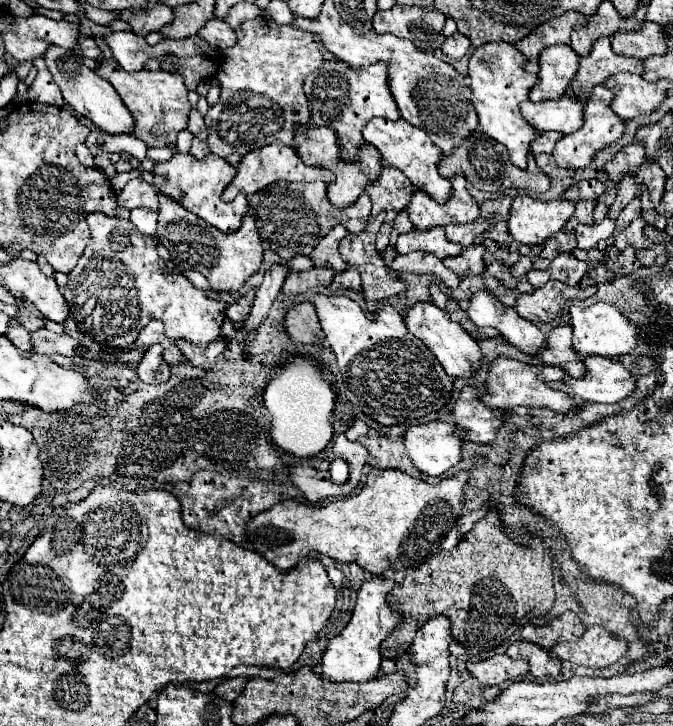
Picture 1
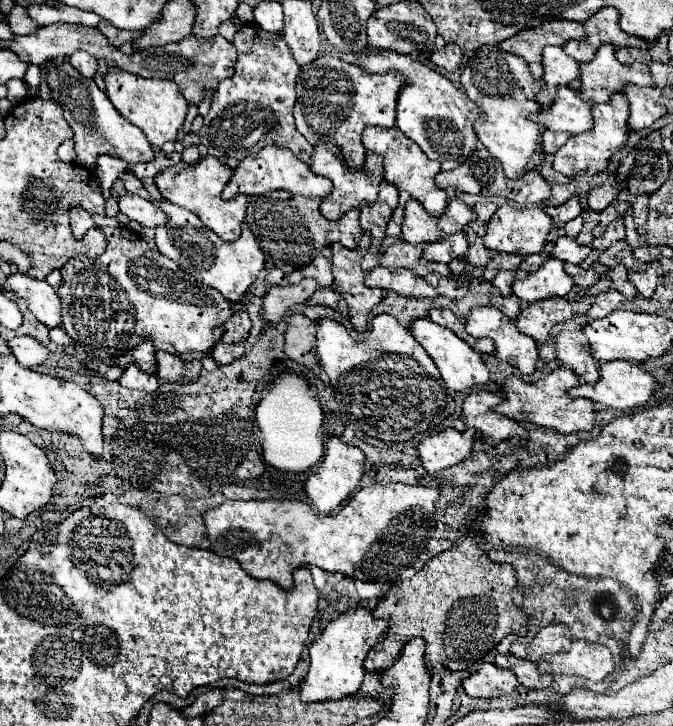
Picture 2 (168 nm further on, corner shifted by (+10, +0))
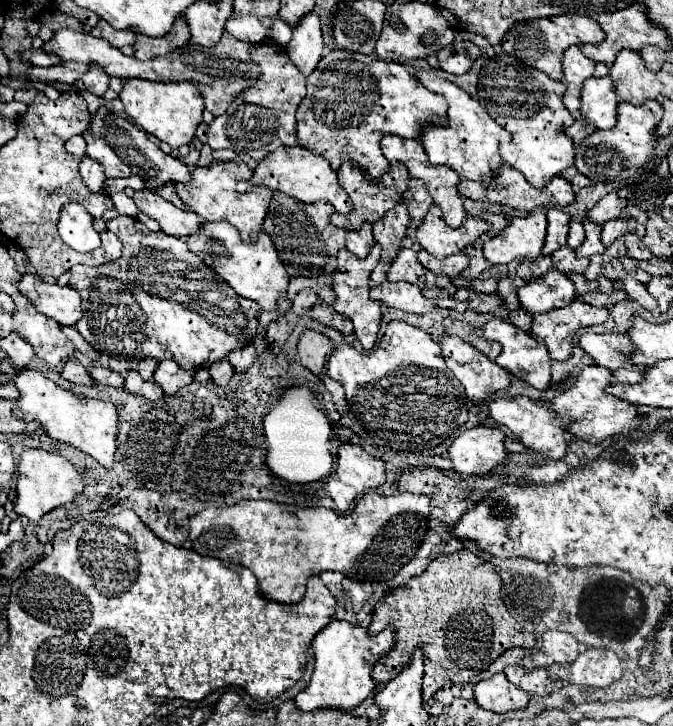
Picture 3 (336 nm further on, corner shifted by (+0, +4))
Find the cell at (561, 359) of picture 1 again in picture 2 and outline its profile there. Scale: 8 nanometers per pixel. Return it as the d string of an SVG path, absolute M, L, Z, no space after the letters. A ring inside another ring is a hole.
M580 330L558 332L554 350L560 366L574 370L580 380L584 382L598 380L598 362L590 356L590 350L586 348L586 338L582 336Z

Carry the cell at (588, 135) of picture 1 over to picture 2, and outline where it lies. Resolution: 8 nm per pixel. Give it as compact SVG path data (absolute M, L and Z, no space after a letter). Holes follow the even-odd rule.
M612 94L608 102L600 102L592 106L592 116L594 116L594 126L584 132L584 134L576 134L570 136L568 142L564 146L558 148L558 152L554 154L554 170L564 174L564 176L592 176L598 174L606 168L608 160L622 148L622 144L626 142L628 136L628 104L624 94Z

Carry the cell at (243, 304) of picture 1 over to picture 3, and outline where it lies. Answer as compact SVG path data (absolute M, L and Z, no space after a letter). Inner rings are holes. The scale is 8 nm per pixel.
M250 344L242 350L236 350L236 352L230 352L228 354L228 362L232 364L234 372L246 372L254 362L256 362L256 356L258 356L258 350L256 350L256 344Z

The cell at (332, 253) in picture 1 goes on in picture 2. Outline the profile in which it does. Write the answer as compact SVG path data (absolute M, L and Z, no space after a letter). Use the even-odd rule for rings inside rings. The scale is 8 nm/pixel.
M316 256L308 266L298 268L292 274L288 274L288 282L298 284L306 276L312 276L320 286L330 286L332 280L334 280L332 270L330 270L330 260L324 258L324 256Z

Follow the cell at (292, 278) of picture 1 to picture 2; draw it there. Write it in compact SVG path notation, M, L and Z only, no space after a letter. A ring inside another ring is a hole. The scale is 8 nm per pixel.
M304 278L300 284L292 284L292 286L274 284L264 298L264 318L274 324L280 322L282 314L290 306L308 300L316 288L318 284L312 278Z

